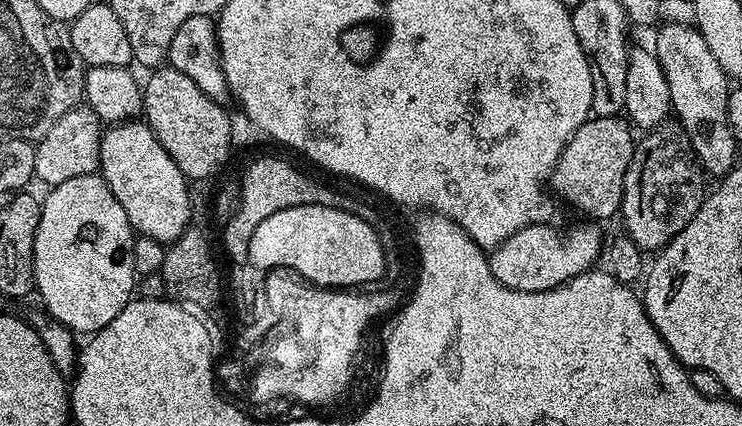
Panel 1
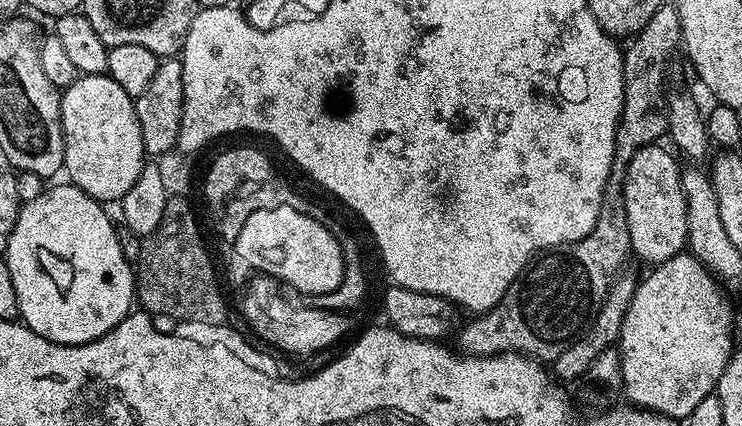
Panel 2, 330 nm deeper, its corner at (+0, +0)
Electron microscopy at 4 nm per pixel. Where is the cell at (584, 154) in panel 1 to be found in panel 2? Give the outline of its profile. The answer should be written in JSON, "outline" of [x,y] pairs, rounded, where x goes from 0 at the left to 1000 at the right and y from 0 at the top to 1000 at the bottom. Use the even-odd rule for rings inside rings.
{"outline":[[[888,336],[873,338],[853,366],[845,369],[846,397],[838,404],[844,521],[849,531],[852,592],[863,599],[873,624],[883,624],[918,599],[927,570],[925,465],[919,455],[916,427],[919,399],[916,390],[911,390],[912,369],[889,345]]]}

